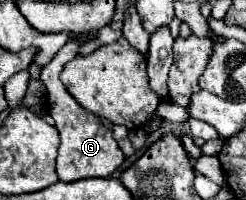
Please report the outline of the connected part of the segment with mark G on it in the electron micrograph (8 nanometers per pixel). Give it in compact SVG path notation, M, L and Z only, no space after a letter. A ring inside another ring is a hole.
M74 36L72 40L68 40L68 44L52 58L52 62L48 62L42 68L40 80L46 84L48 88L48 114L54 118L56 122L56 130L60 132L60 150L58 150L58 158L56 158L56 172L58 172L58 180L60 182L76 182L76 180L84 180L84 178L108 178L112 176L118 166L124 162L124 154L120 150L120 146L116 144L112 130L108 130L98 116L94 116L92 112L84 110L64 88L64 84L60 82L60 72L64 68L66 62L70 62L80 44L76 42L78 36Z

